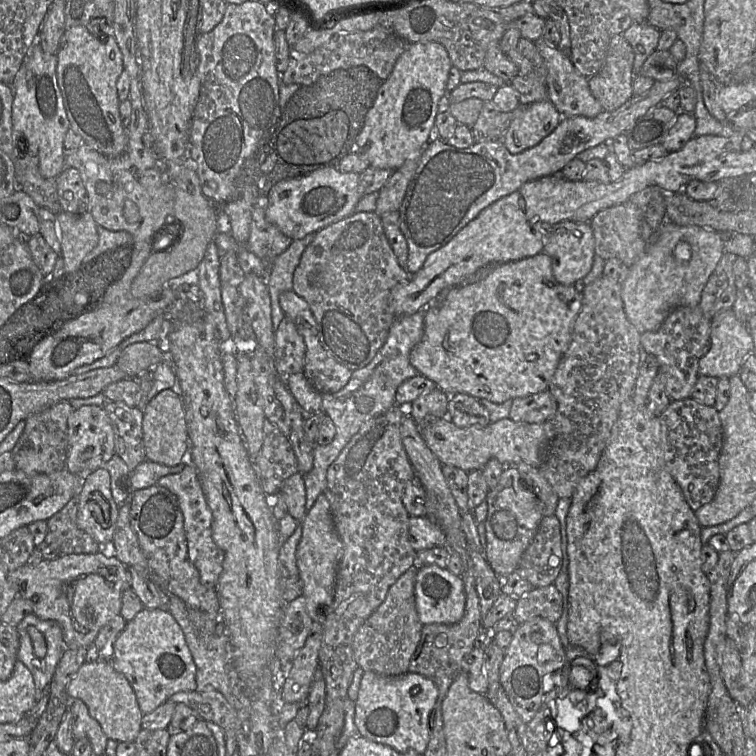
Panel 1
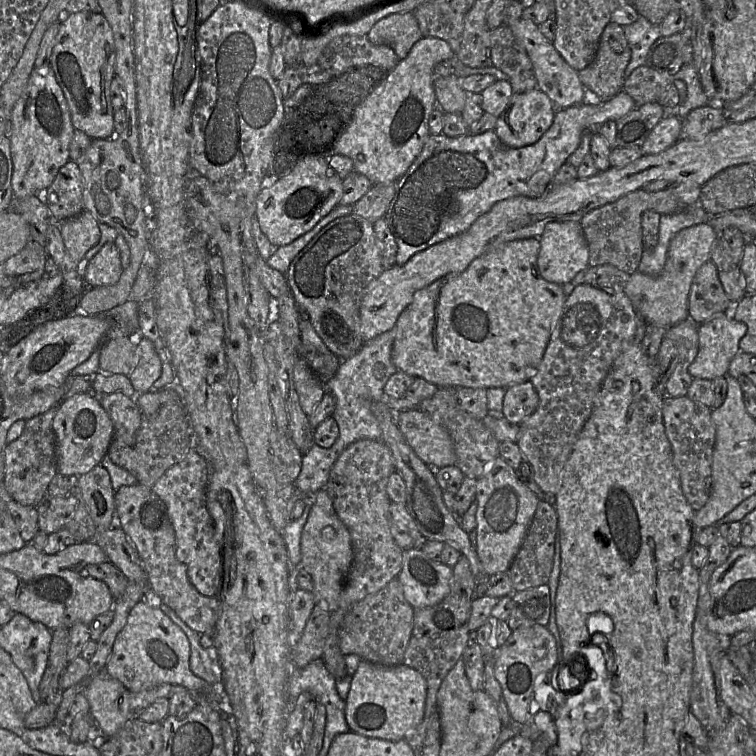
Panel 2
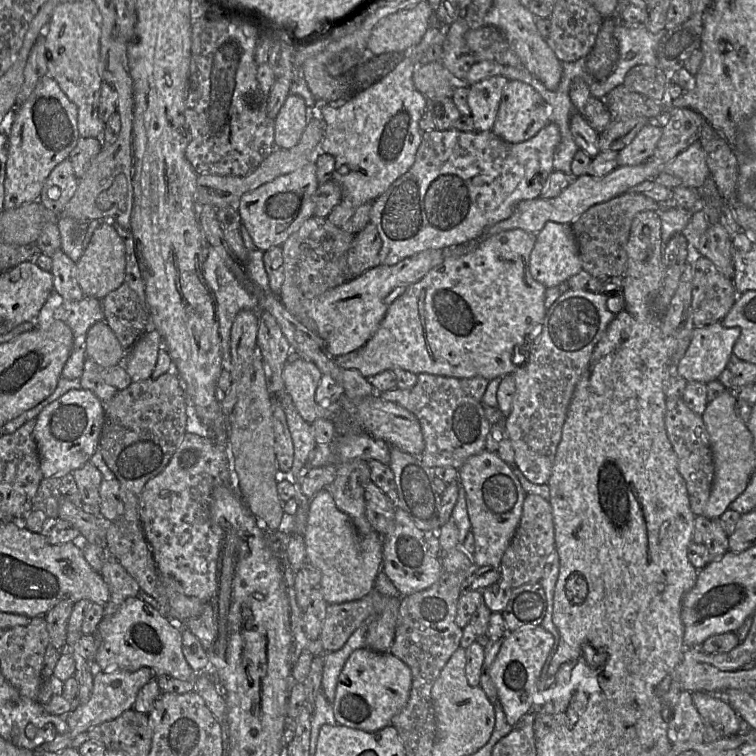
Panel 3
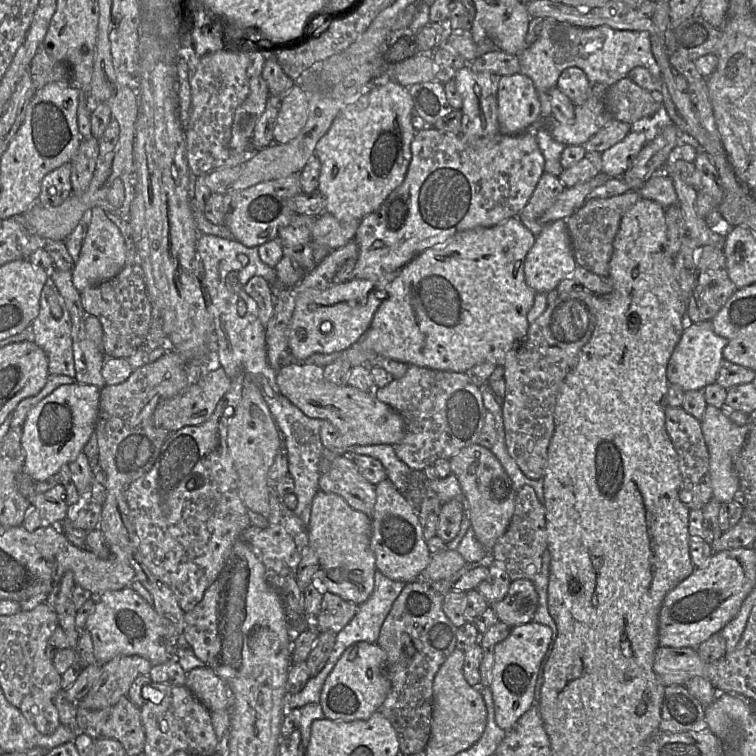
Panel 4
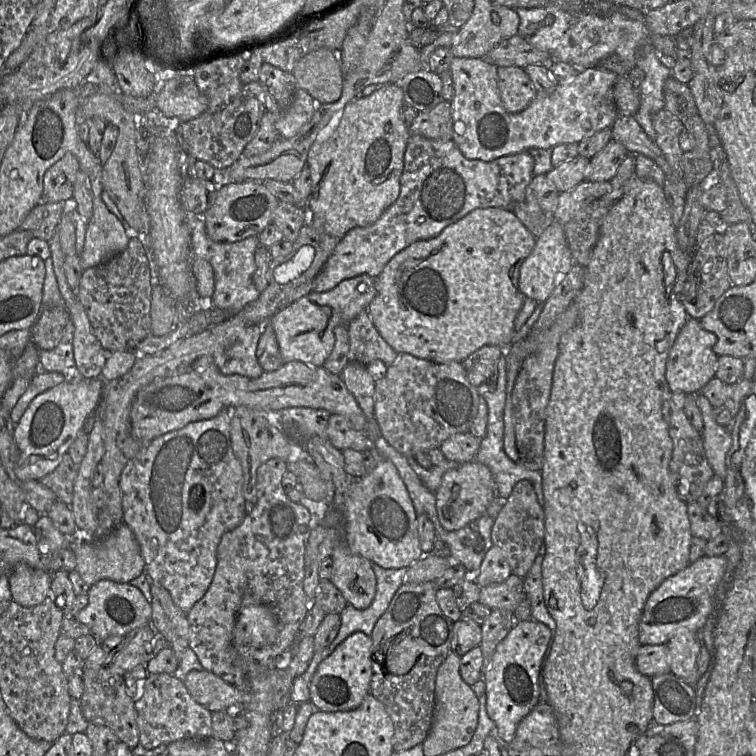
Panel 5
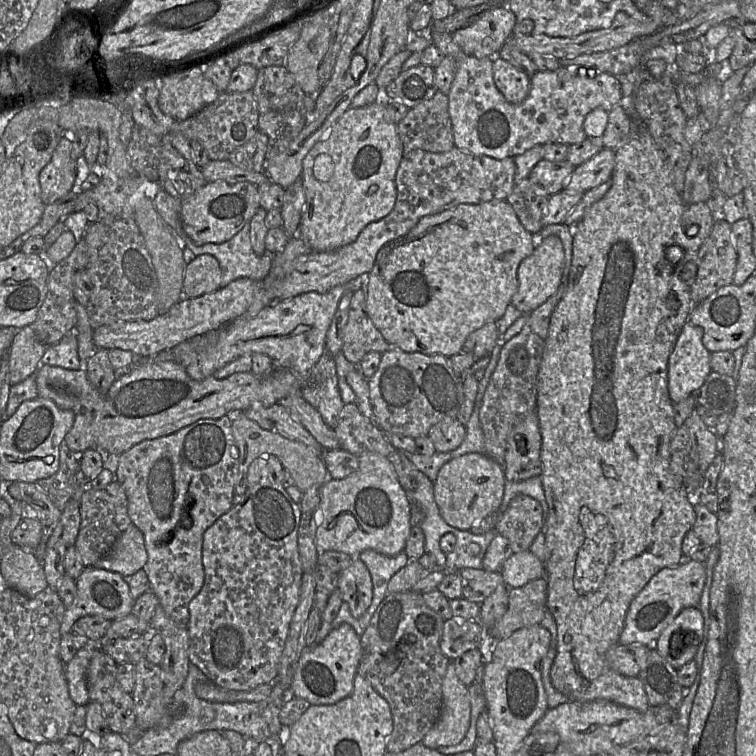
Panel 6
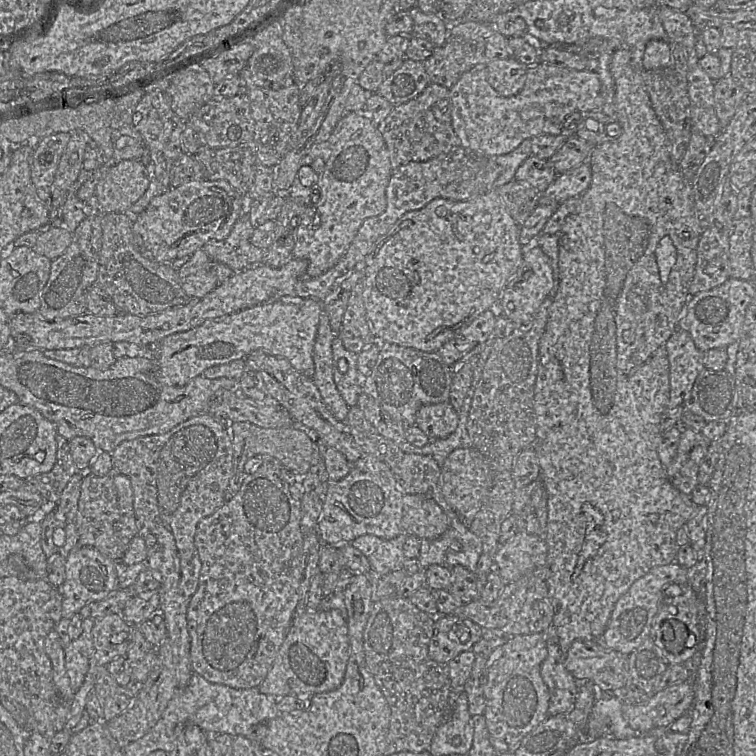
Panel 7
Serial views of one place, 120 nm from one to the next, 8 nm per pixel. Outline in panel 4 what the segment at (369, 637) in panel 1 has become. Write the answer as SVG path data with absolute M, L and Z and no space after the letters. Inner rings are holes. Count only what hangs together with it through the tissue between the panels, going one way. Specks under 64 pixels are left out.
M324 592L317 615L318 630L339 633L355 616L359 605L346 601L331 592Z

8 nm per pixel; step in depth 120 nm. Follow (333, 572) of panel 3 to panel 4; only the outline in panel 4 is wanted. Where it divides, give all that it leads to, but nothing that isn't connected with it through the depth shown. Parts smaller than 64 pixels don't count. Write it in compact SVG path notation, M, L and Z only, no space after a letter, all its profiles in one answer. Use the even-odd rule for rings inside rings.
M319 490L312 501L308 525L309 544L325 571L324 589L357 605L374 589L376 557L370 546L371 518L353 509L341 496Z

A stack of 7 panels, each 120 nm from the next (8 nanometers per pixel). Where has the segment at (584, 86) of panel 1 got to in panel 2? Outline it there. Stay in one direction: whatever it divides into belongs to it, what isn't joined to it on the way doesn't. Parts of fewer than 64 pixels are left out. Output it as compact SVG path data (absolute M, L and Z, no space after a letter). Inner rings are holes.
M520 18L508 27L518 42L525 48L532 62L537 88L545 93L558 109L566 109L587 102L586 89L579 79L578 72L572 69L561 57L553 44L541 33L538 25L530 20Z

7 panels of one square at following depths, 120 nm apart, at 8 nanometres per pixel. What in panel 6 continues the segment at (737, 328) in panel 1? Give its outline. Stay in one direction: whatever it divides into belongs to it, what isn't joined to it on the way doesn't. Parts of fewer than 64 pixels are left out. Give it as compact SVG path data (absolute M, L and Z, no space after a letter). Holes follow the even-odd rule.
M686 322L668 359L668 391L674 404L695 395L712 372L710 353L703 345L703 329Z

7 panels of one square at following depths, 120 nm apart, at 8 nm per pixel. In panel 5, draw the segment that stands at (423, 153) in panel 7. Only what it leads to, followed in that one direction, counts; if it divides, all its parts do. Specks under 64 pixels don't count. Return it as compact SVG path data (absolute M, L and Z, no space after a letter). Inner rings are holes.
M442 100L433 109L419 112L410 124L410 136L432 140L452 140L453 121L450 102Z

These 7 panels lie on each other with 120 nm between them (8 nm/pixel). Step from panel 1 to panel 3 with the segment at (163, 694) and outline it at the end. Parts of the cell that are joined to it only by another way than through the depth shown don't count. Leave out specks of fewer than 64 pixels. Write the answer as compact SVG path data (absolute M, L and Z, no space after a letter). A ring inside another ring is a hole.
M140 597L127 598L112 617L103 616L96 631L100 635L100 644L95 660L101 670L135 671L141 667L148 667L155 675L166 674L188 681L193 684L193 691L202 697L218 724L227 724L226 702L218 677L214 677L212 682L205 675L197 675L197 672L191 669L182 652L181 632Z

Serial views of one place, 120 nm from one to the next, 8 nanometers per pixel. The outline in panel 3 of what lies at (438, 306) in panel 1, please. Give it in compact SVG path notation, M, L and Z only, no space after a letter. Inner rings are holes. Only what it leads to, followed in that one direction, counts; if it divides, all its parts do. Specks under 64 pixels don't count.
M513 229L500 232L487 238L477 245L472 251L464 255L446 256L440 265L431 269L418 282L408 286L388 306L385 317L382 320L379 328L364 346L353 352L334 357L335 362L342 368L359 371L366 378L372 377L386 370L393 370L394 368L401 368L403 370L410 371L415 375L426 373L438 376L454 377L460 380L463 378L480 376L486 378L488 381L491 381L495 378L503 378L504 376L512 375L517 368L520 368L527 363L532 346L532 340L534 339L534 335L536 336L536 331L542 324L547 311L544 305L545 292L547 288L532 277L529 269L530 254L535 246L535 243L536 234L520 229ZM520 346L522 346L522 348L519 350L517 359L514 358L512 360L514 349L516 350ZM525 348L526 358L522 360L524 358ZM521 354L523 356L521 356ZM520 359L522 360L521 362L519 361Z

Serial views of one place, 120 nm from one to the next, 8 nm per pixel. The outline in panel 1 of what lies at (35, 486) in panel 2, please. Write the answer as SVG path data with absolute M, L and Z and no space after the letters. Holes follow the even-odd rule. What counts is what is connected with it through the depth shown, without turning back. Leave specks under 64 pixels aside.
M60 401L41 412L29 415L25 419L25 428L11 451L15 469L30 476L65 469L68 446L67 423L74 410L68 401Z

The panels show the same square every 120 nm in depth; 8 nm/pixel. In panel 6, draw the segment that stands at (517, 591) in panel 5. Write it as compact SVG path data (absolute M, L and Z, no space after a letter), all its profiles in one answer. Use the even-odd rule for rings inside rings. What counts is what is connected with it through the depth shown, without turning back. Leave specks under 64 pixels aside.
M464 568L459 575L462 579L463 598L481 604L497 586L504 584L500 572L492 572L484 568Z

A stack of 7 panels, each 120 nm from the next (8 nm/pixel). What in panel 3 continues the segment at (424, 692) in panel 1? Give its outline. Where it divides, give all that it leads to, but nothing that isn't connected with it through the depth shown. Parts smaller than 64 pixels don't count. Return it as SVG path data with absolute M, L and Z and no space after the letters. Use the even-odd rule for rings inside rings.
M359 648L351 653L339 675L332 707L339 725L376 732L392 725L392 718L407 704L412 673L407 664L391 653Z

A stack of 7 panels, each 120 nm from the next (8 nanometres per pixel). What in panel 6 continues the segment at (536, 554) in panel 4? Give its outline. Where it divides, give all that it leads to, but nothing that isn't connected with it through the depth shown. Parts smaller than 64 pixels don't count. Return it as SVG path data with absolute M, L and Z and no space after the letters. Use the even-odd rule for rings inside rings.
M524 494L511 500L496 524L496 533L508 539L513 553L529 550L535 537L542 531L542 507L537 500Z

